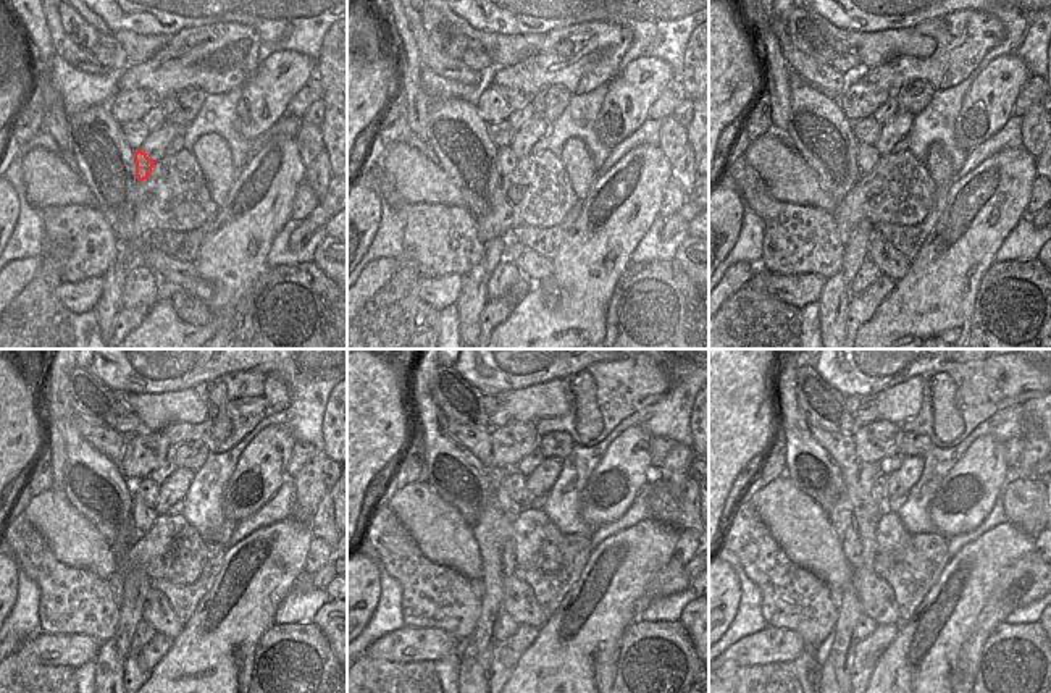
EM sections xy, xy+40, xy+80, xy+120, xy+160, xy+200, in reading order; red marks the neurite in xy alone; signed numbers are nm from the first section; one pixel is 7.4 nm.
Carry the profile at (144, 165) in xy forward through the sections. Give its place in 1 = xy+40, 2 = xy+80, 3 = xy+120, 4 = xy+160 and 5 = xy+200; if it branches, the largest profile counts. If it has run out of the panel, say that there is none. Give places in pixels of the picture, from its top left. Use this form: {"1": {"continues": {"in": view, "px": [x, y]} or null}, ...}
{"1": {"continues": {"in": "xy+40", "px": [506, 159]}}, "2": {"continues": {"in": "xy+80", "px": [867, 157]}}, "3": {"continues": {"in": "xy+120", "px": [144, 517]}}, "4": {"continues": {"in": "xy+160", "px": [499, 475]}}, "5": {"continues": {"in": "xy+200", "px": [869, 472]}}}

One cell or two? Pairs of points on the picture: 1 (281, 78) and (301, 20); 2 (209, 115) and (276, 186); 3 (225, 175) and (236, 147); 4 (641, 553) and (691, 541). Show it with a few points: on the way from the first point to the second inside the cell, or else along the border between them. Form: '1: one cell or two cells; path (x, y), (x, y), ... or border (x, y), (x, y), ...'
1: two cells; border (315, 62), (293, 50), (275, 50), (260, 63)
2: two cells; border (281, 134), (272, 136), (238, 170)
3: two cells; border (202, 133), (217, 133), (226, 142), (236, 170)
4: two cells; border (678, 530), (675, 551), (670, 558)

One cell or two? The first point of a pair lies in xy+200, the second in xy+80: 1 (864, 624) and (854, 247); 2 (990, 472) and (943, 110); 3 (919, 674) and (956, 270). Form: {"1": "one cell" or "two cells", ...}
{"1": "two cells", "2": "two cells", "3": "one cell"}

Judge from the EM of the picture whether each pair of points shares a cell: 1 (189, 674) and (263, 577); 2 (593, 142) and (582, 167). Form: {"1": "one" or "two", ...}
{"1": "one", "2": "two"}

